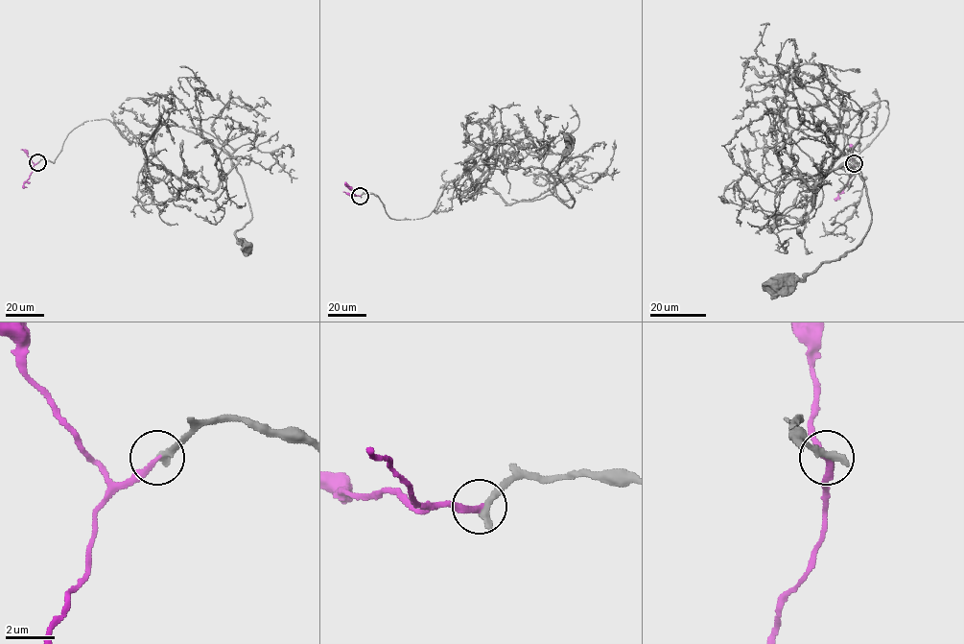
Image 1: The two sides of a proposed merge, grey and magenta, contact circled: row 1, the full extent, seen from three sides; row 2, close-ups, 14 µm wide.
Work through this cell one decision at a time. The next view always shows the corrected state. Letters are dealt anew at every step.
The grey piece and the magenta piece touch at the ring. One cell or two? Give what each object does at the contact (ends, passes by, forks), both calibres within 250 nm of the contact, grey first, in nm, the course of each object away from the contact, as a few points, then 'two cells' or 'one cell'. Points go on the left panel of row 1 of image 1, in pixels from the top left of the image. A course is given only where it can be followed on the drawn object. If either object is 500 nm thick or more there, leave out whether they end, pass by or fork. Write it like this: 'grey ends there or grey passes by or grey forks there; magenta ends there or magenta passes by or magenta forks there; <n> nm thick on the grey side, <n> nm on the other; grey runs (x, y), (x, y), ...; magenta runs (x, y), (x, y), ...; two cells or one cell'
grey ends there; magenta ends there; 380 nm thick on the grey side, 240 nm on the other; grey runs (37, 162), (88, 120), (130, 141), (184, 127), (241, 178), (246, 246); magenta runs (37, 162), (23, 183), (27, 187); one cell

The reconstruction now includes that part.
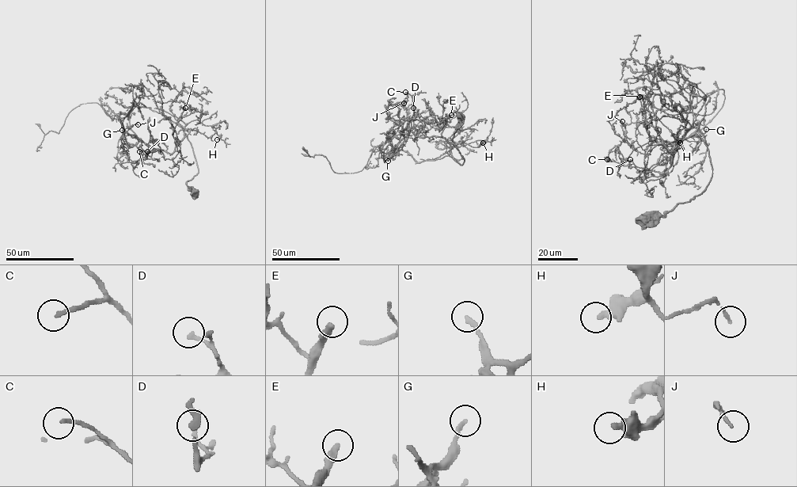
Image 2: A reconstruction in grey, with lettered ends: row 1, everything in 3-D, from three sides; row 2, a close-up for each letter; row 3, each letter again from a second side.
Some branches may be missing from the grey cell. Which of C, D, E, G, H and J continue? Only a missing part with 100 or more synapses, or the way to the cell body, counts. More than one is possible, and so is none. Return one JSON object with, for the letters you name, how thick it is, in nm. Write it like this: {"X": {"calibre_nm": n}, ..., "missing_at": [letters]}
{"E": {"calibre_nm": 320}, "missing_at": ["E"]}

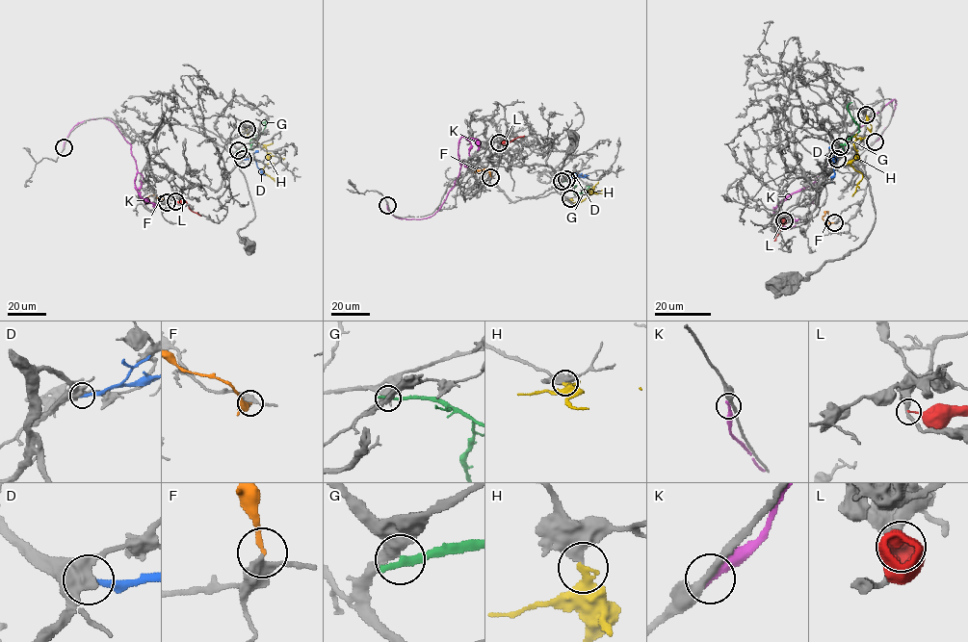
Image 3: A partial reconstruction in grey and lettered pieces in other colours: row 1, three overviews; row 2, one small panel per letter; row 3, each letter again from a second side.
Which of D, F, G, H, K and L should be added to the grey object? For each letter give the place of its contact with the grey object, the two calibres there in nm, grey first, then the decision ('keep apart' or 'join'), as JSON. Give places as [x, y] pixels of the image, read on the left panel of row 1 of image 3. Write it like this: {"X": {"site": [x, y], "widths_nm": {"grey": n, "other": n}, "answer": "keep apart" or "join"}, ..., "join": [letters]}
{"D": {"site": [243, 159], "widths_nm": {"grey": 500, "other": 240}, "answer": "keep apart"}, "F": {"site": [167, 202], "widths_nm": {"grey": 320, "other": 200}, "answer": "keep apart"}, "G": {"site": [238, 150], "widths_nm": {"grey": 400, "other": 320}, "answer": "keep apart"}, "H": {"site": [247, 129], "widths_nm": {"grey": 320, "other": 280}, "answer": "join"}, "K": {"site": [64, 147], "widths_nm": {"grey": 320, "other": 320}, "answer": "keep apart"}, "L": {"site": [175, 201], "widths_nm": {"grey": 300, "other": 110}, "answer": "keep apart"}, "join": ["H"]}

